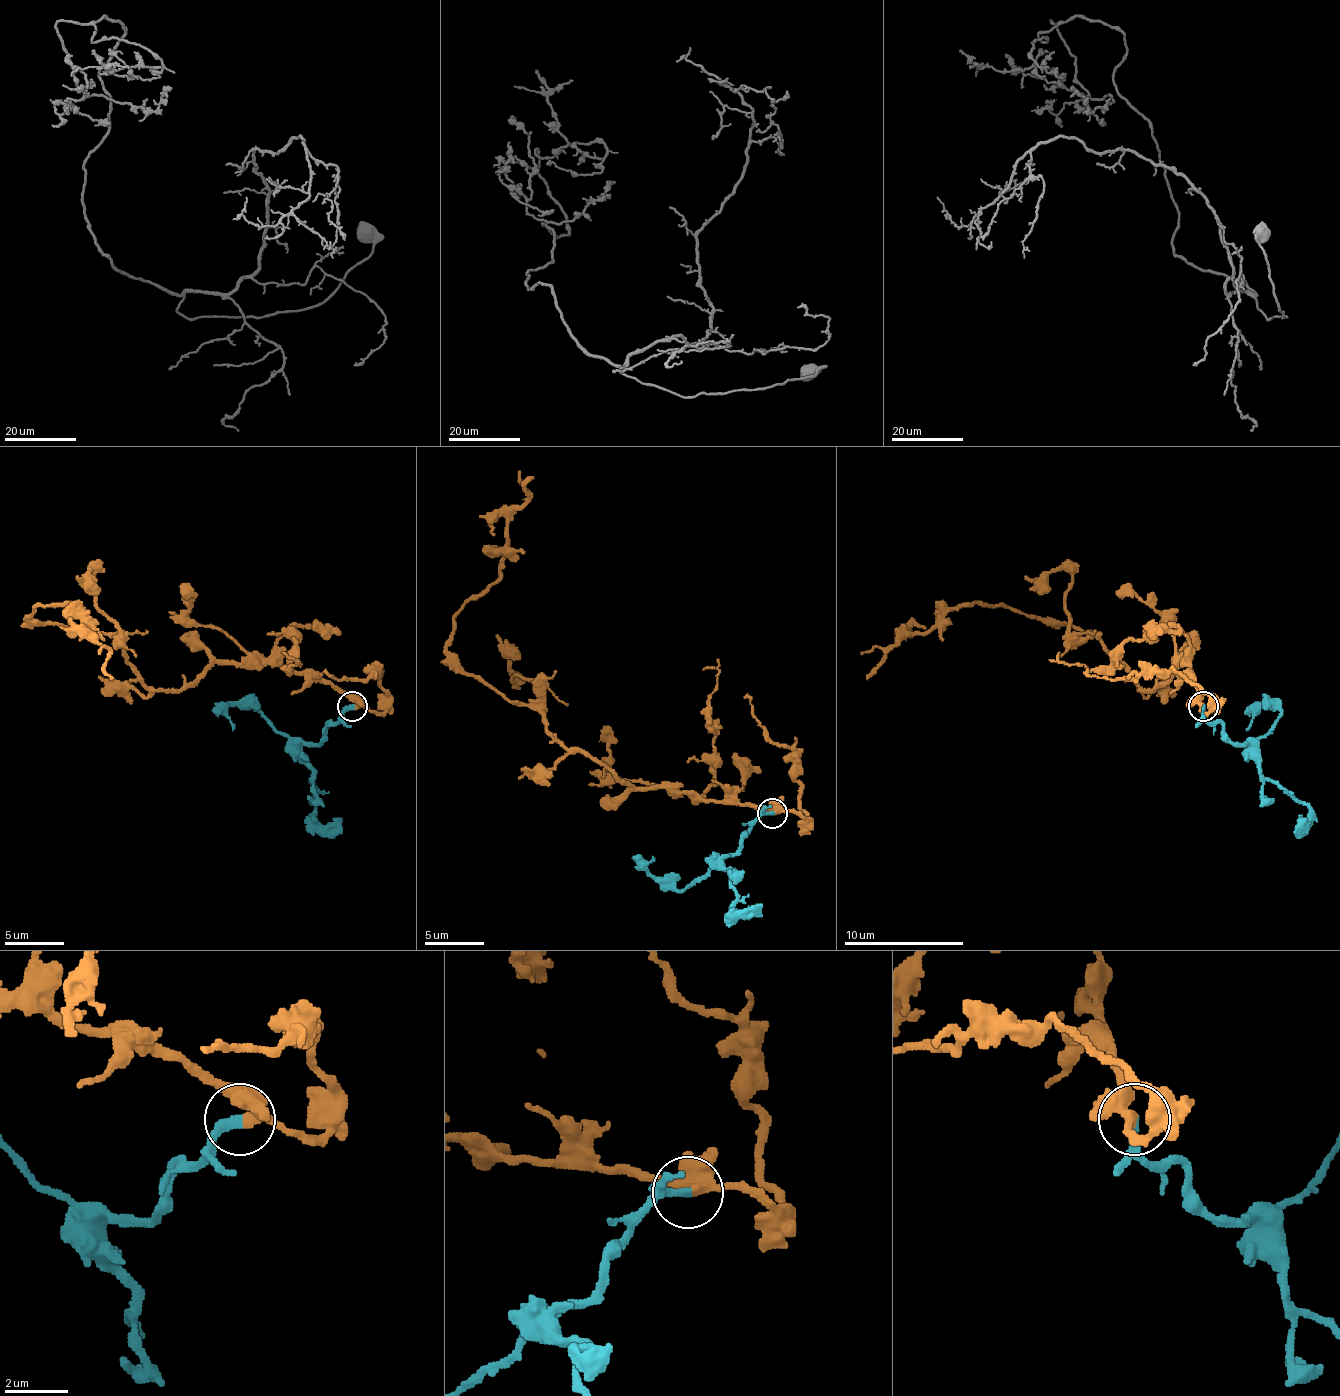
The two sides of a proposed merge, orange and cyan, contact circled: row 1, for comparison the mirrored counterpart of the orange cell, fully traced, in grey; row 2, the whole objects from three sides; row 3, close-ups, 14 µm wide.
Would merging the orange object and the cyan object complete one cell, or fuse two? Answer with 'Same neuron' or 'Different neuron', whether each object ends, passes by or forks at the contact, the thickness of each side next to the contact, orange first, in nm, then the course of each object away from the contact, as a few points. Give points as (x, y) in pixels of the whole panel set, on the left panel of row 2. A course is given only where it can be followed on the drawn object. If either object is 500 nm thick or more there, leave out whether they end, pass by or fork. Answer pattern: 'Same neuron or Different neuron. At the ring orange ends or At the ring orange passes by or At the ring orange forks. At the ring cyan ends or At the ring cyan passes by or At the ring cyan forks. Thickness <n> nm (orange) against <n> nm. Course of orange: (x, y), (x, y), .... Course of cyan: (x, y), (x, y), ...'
Same neuron. At the ring orange passes by. At the ring cyan ends. Thickness 340 nm (orange) against 280 nm. Course of orange: (353, 707), (329, 683), (242, 662), (150, 689), (114, 638), (33, 623), (33, 608), (75, 602), (114, 677). Course of cyan: (353, 707), (326, 728), (320, 743), (302, 749), (302, 764), (317, 787), (314, 817), (341, 832)

